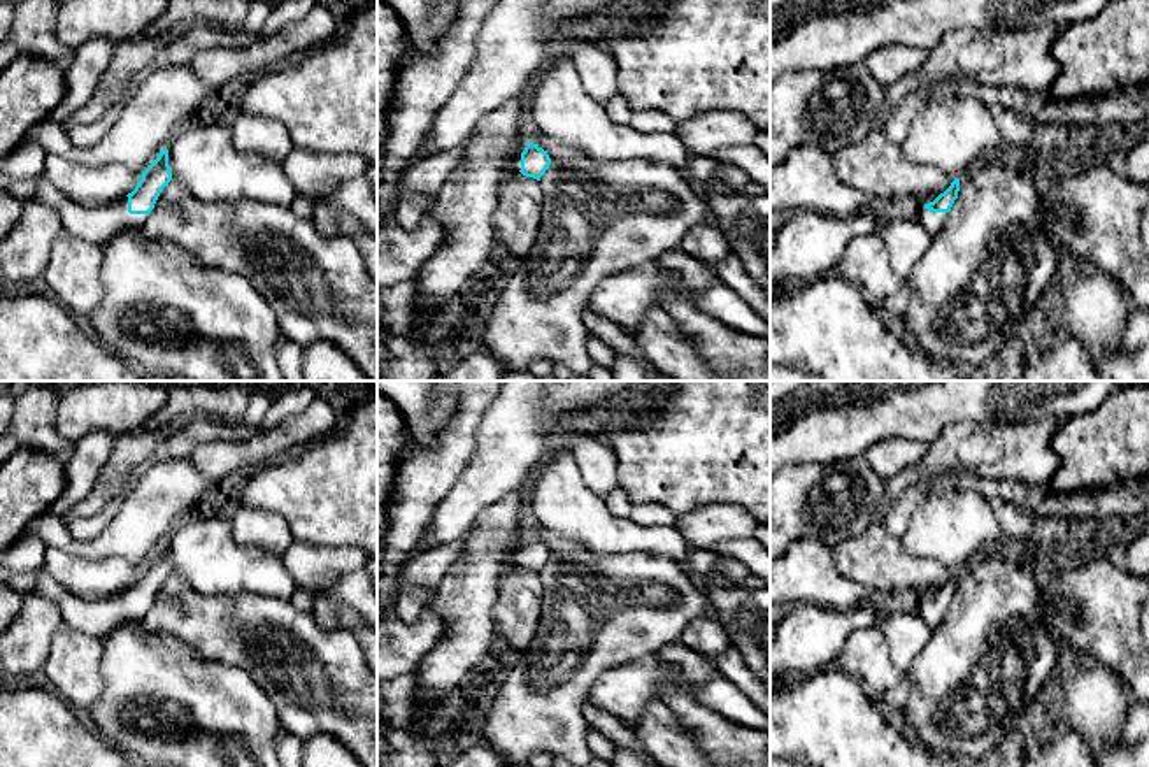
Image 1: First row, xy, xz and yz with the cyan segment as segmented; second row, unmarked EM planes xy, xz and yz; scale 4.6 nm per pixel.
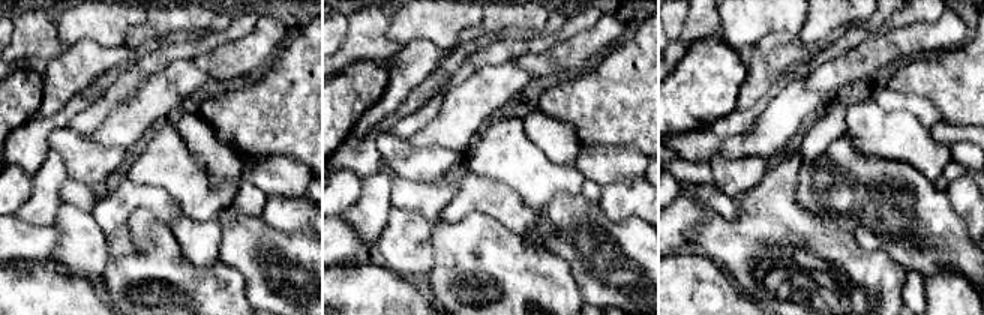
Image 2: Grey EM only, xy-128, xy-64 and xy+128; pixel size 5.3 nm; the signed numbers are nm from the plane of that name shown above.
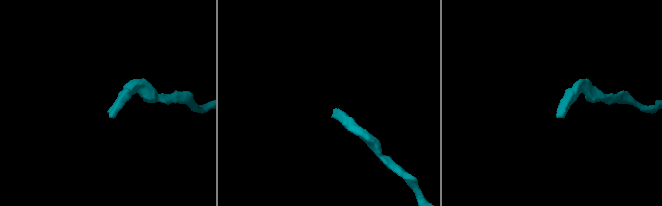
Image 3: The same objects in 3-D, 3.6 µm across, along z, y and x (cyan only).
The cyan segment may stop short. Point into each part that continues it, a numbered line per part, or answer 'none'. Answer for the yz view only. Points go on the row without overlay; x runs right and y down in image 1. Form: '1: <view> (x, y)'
1: yz (934, 615)

